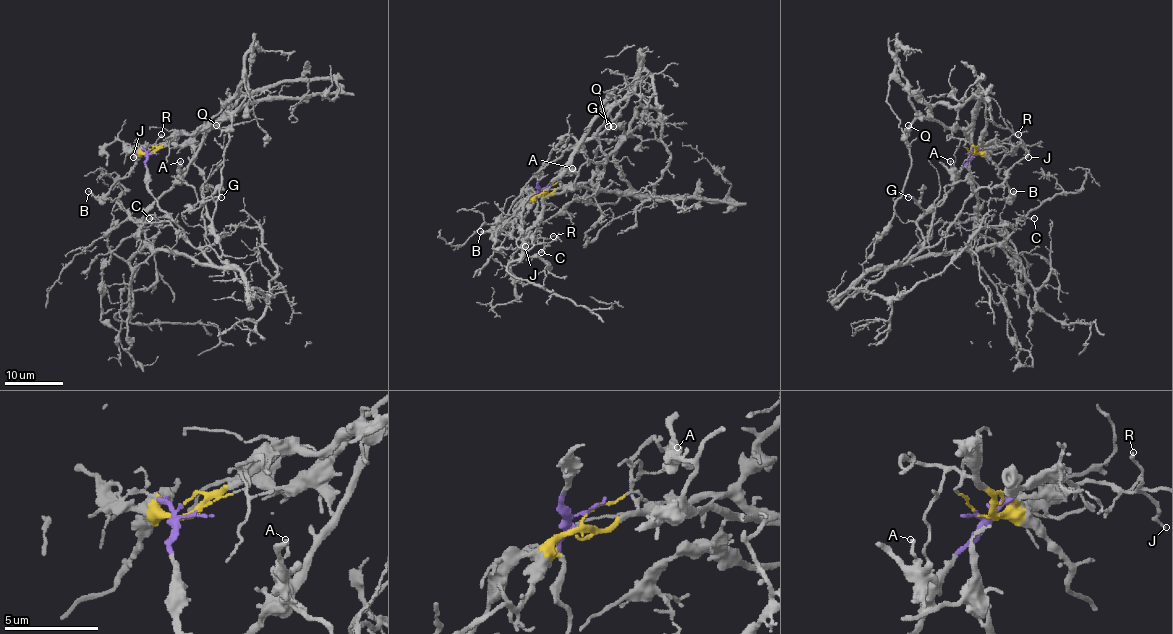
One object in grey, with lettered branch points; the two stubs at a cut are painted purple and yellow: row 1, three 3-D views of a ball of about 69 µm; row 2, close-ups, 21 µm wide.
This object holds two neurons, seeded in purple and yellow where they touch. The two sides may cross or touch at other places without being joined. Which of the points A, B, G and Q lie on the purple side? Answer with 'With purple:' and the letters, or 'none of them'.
With purple: none of them

